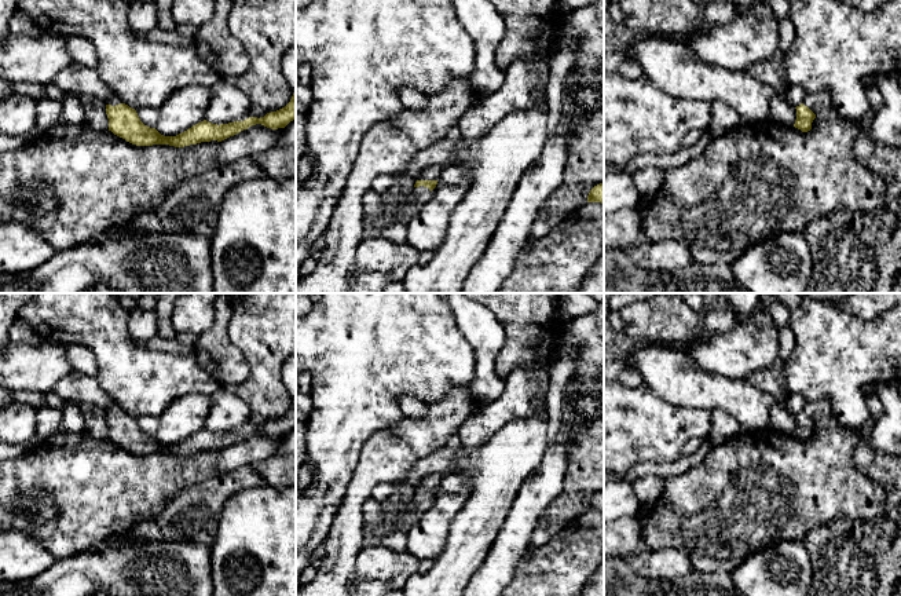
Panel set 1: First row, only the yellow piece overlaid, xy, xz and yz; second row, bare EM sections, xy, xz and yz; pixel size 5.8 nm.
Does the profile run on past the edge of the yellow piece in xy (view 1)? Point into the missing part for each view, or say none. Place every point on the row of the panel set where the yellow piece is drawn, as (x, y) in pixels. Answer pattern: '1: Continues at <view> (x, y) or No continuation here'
1: Continues at xy (113, 101)

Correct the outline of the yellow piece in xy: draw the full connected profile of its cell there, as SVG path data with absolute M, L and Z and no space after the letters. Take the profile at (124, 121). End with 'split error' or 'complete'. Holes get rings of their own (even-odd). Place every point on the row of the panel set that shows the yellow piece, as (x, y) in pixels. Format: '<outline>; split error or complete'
M296 92L285 107L267 113L264 117L249 117L243 121L220 125L204 120L176 136L164 136L155 128L144 125L136 110L125 105L118 96L111 96L106 100L106 114L109 118L109 131L132 145L184 147L201 142L221 142L256 124L271 129L285 128L296 118Z; split error

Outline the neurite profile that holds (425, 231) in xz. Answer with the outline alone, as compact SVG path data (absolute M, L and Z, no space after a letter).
M457 162L465 178L459 184L450 186L437 179L431 200L407 226L407 242L418 251L435 251L446 235L450 216L469 191L472 169L469 162Z

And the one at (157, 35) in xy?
M154 28L143 34L146 40L154 41L154 43L161 43L161 44L168 44L168 45L188 45L193 44L193 40L182 36L176 30L164 30L161 28Z

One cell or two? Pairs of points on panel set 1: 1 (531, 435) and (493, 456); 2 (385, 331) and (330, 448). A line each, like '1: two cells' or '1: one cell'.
1: one cell
2: one cell

